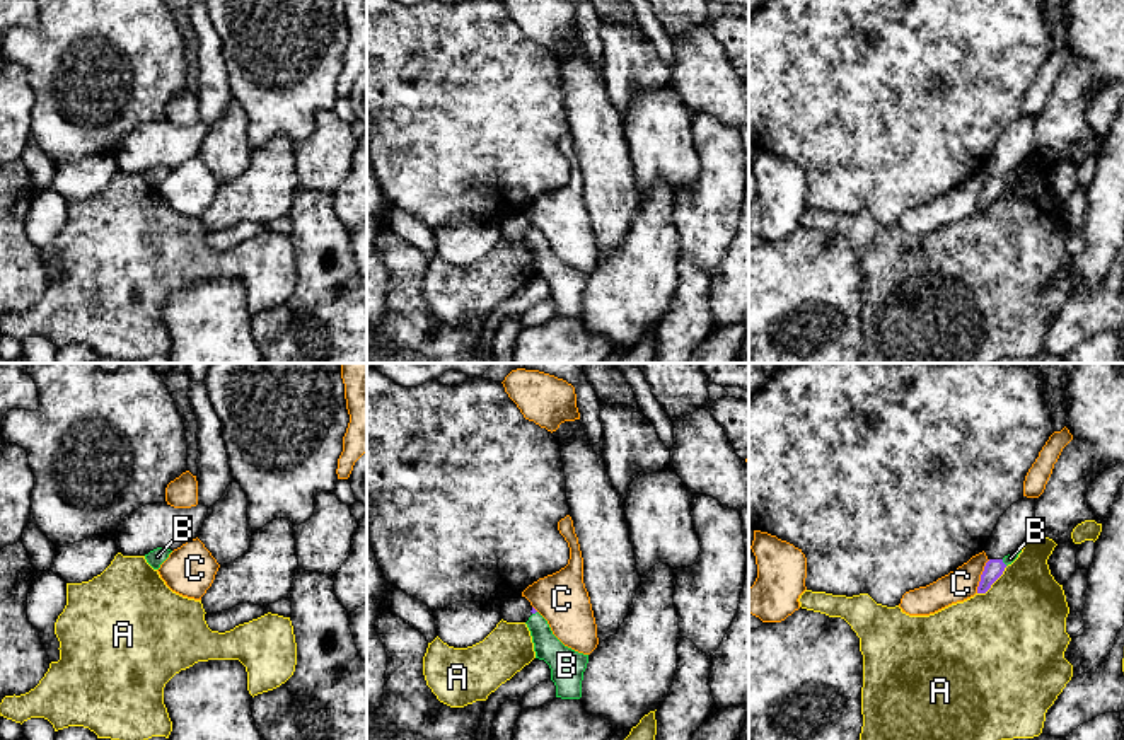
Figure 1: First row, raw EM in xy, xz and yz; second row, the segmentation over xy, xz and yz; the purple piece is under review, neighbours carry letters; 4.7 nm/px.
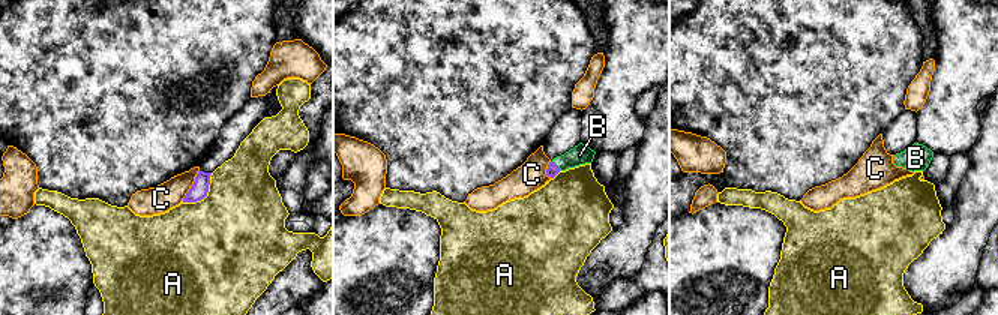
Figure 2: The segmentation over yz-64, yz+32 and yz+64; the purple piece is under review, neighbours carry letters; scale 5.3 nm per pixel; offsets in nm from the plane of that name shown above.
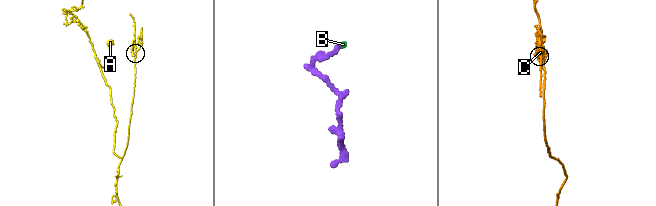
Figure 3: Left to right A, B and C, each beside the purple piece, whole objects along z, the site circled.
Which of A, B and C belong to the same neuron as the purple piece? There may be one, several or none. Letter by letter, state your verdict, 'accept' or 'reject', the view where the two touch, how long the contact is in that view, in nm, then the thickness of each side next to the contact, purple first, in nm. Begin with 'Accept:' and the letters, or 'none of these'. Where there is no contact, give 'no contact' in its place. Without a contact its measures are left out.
Accept: B
A: reject | yz | 190 nm | 90/460 nm
B: accept | yz | 40 nm | 90/50 nm
C: reject | yz | 170 nm | 90/150 nm

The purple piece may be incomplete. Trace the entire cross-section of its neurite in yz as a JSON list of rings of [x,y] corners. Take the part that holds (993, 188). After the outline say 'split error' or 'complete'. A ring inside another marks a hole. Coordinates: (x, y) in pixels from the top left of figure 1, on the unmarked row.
[[[1023,164],[1013,172],[1005,174],[1003,177],[989,177],[981,193],[977,211],[986,211],[991,206],[991,203],[1003,193],[1005,186],[1018,176],[1022,167]]]; split error

